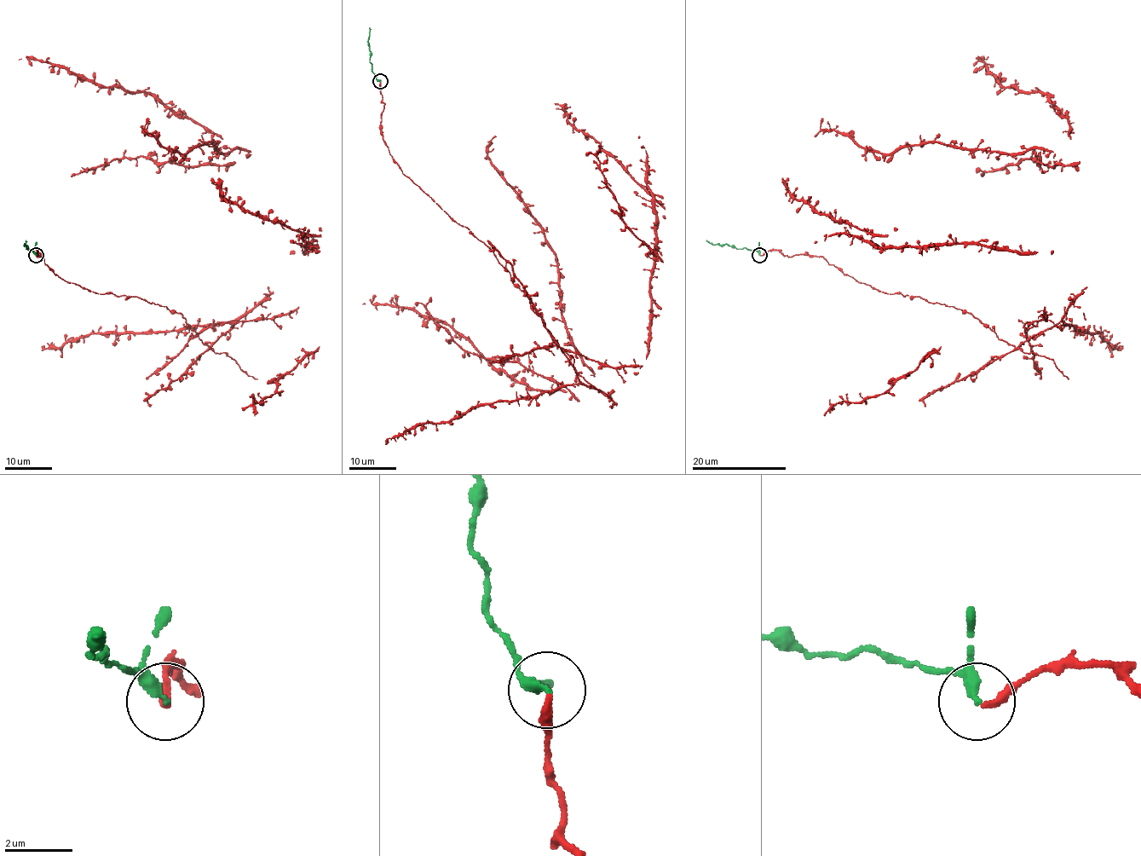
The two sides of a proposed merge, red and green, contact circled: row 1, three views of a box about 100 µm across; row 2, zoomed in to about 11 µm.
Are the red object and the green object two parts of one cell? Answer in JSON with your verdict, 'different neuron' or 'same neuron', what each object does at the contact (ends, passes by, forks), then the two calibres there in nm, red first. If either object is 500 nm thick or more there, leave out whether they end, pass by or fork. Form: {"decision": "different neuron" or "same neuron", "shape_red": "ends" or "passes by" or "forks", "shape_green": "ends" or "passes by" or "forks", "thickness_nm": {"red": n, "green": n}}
{"decision": "same neuron", "shape_red": "ends", "shape_green": "ends", "thickness_nm": {"red": 240, "green": 320}}

